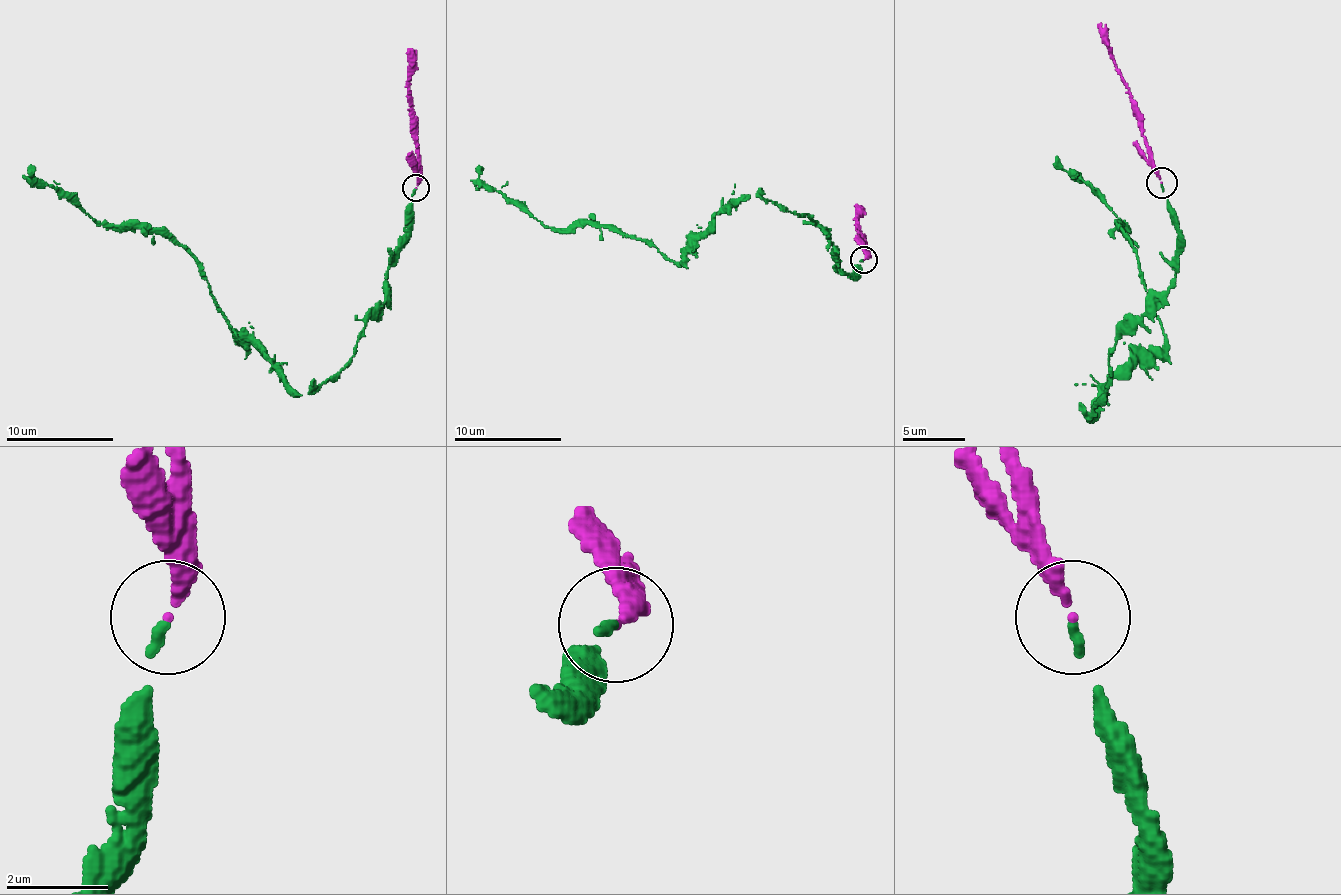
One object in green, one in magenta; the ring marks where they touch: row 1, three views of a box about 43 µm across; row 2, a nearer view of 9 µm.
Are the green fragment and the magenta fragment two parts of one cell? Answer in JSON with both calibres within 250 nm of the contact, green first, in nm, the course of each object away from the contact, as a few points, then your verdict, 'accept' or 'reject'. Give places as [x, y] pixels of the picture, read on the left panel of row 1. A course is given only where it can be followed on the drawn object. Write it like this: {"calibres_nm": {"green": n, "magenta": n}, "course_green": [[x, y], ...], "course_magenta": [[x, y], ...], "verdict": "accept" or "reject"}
{"calibres_nm": {"green": 180, "magenta": 240}, "course_green": [[416, 190], [381, 308], [344, 367], [298, 394], [233, 330], [182, 246], [96, 222], [37, 184], [29, 165]], "course_magenta": [[416, 187], [416, 128], [408, 87], [411, 49]], "verdict": "accept"}

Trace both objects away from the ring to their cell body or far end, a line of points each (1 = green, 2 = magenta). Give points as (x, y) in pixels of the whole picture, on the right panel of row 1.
1: (1160, 185), (1179, 271), (1117, 340), (1086, 420), (1163, 330), (1123, 222), (1055, 157)
2: (1160, 181), (1142, 135), (1142, 113), (1117, 67), (1108, 33), (1098, 23)

